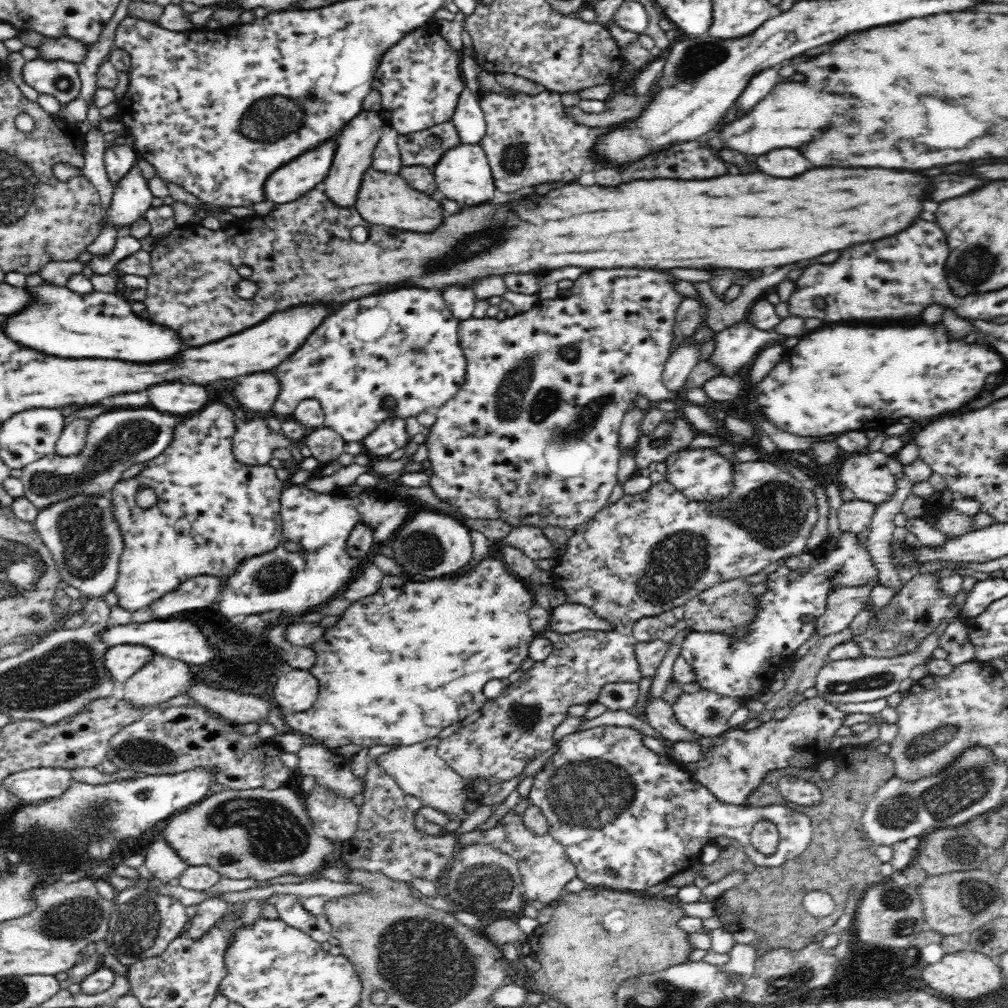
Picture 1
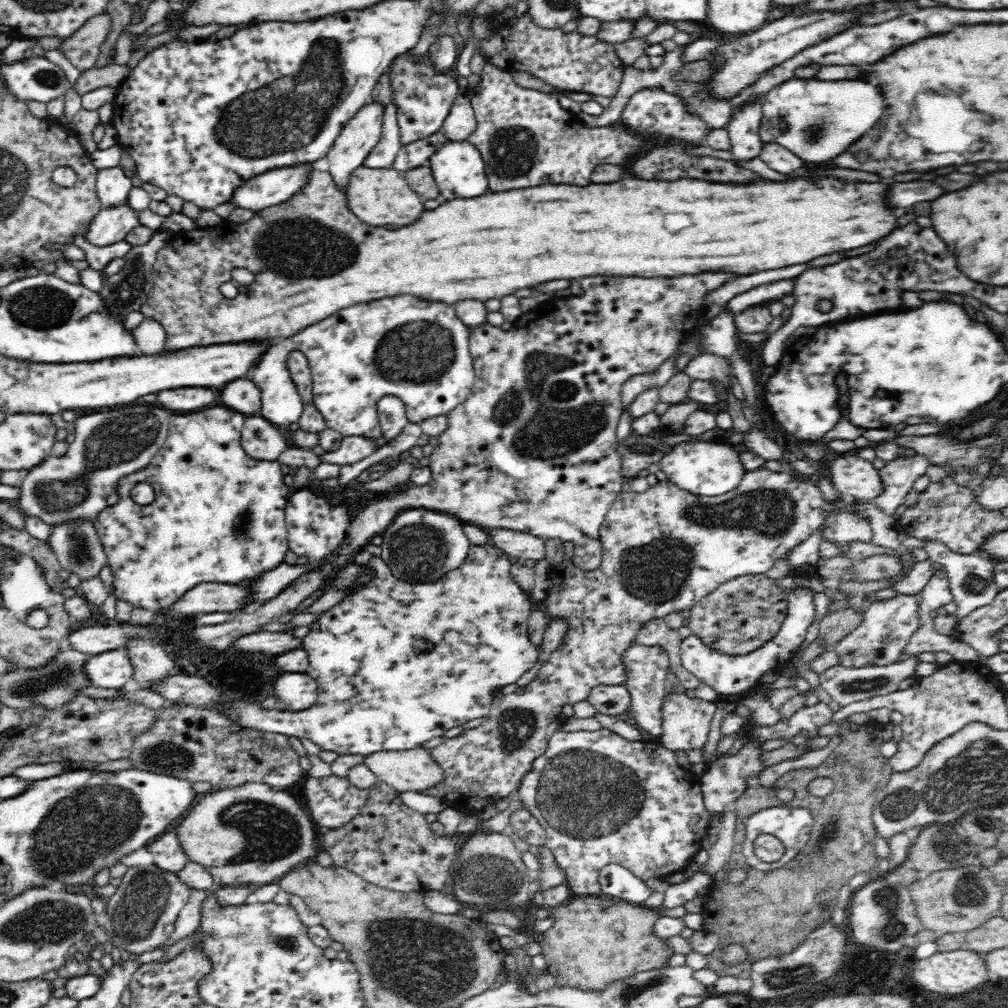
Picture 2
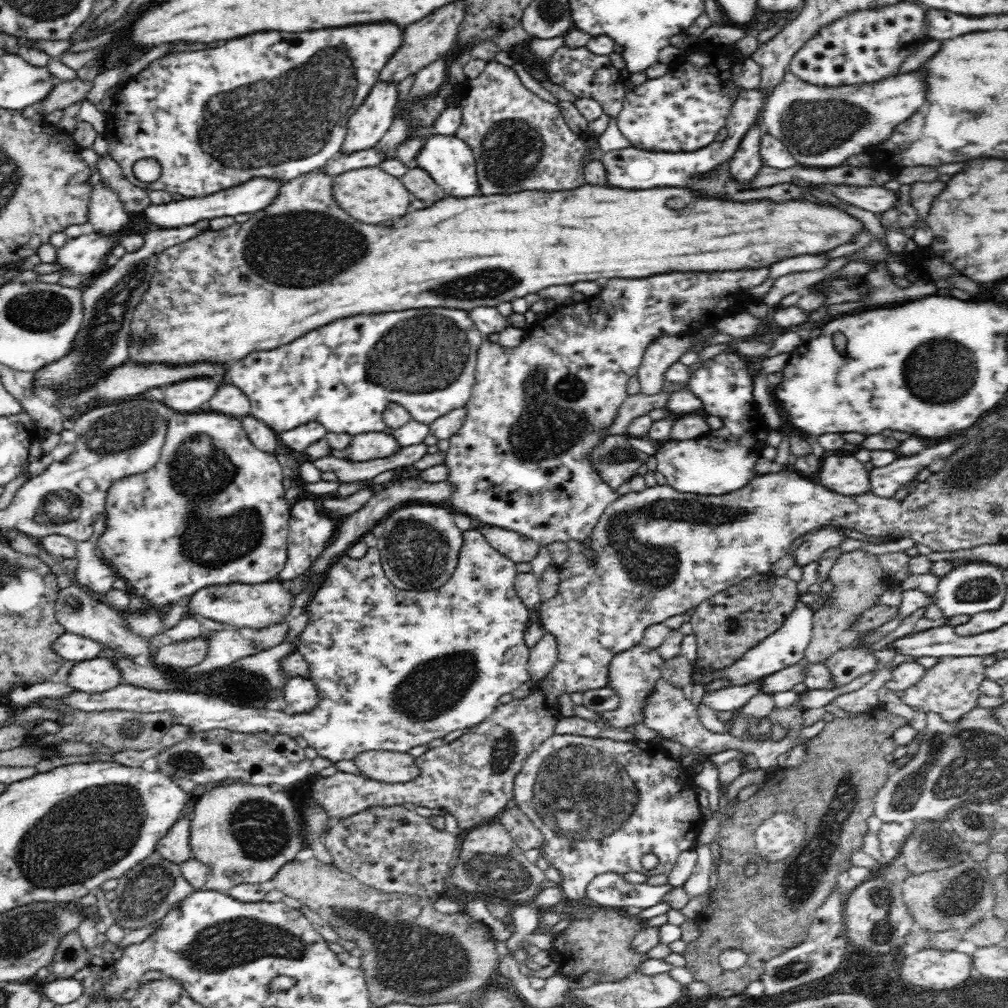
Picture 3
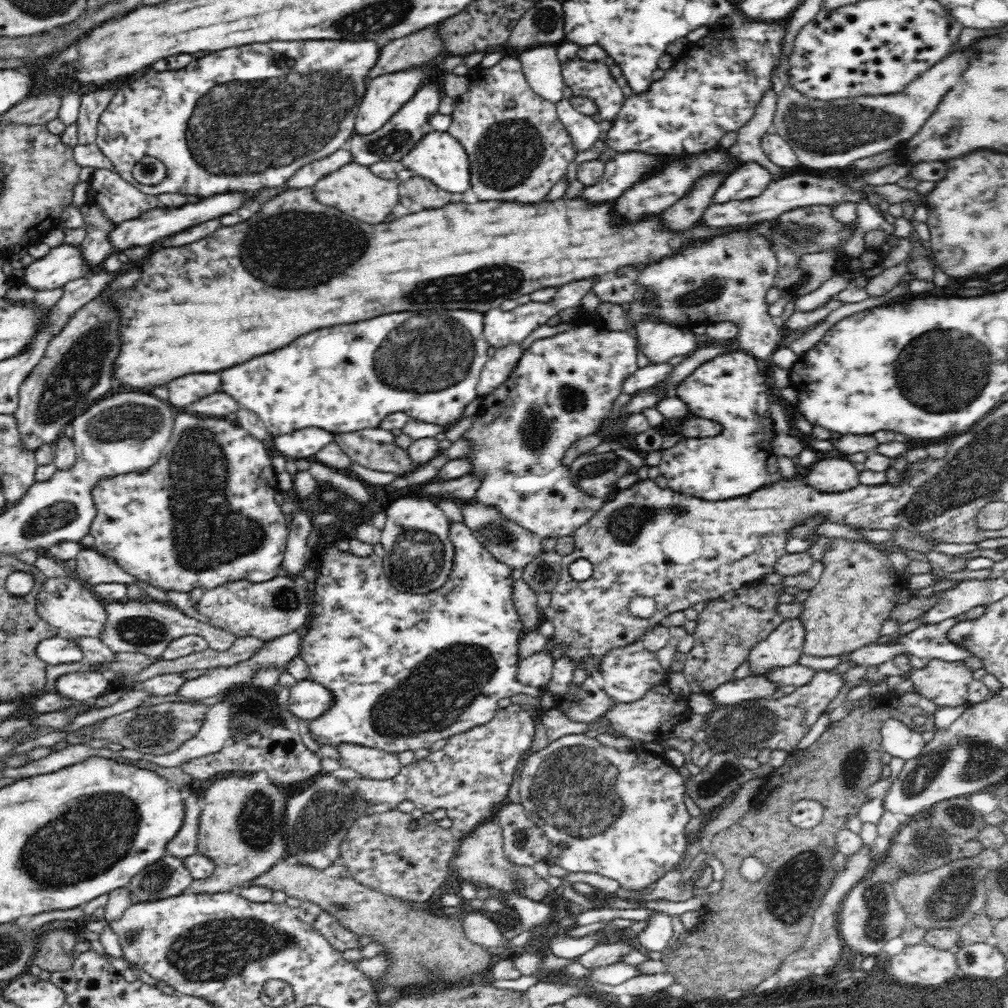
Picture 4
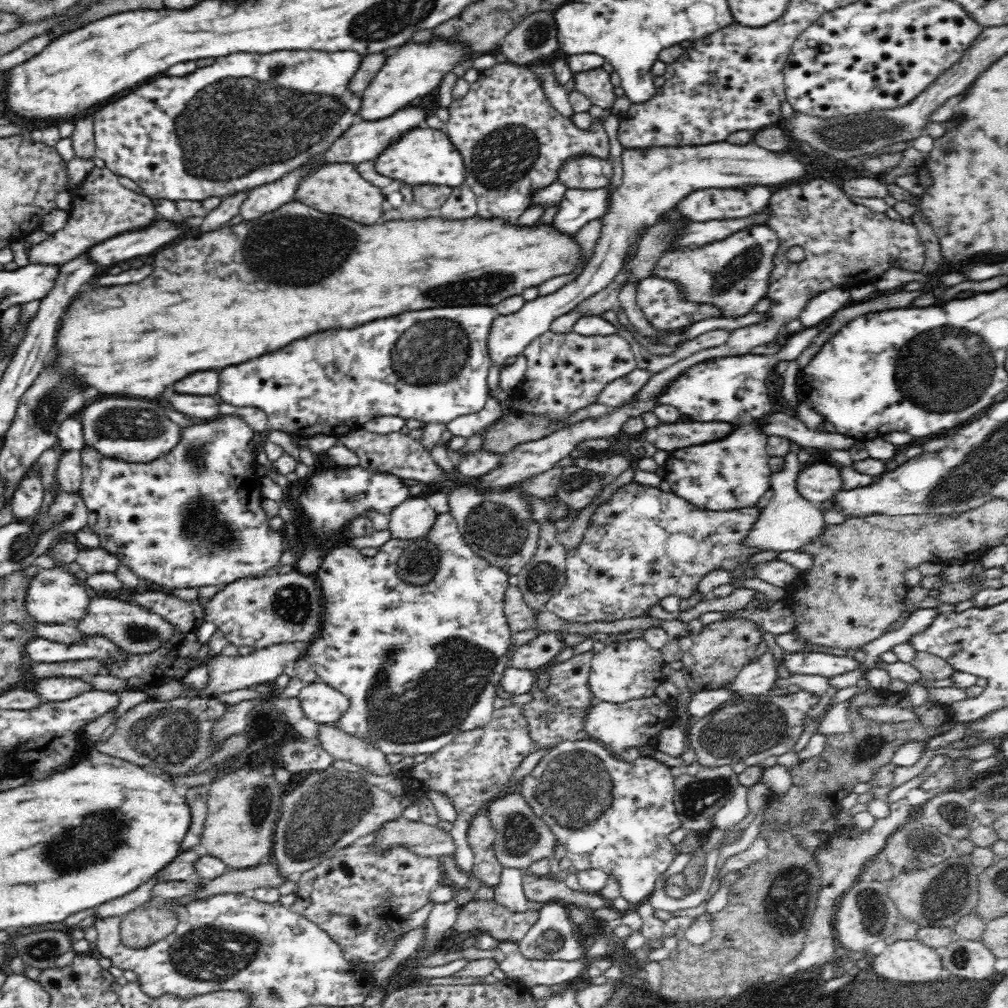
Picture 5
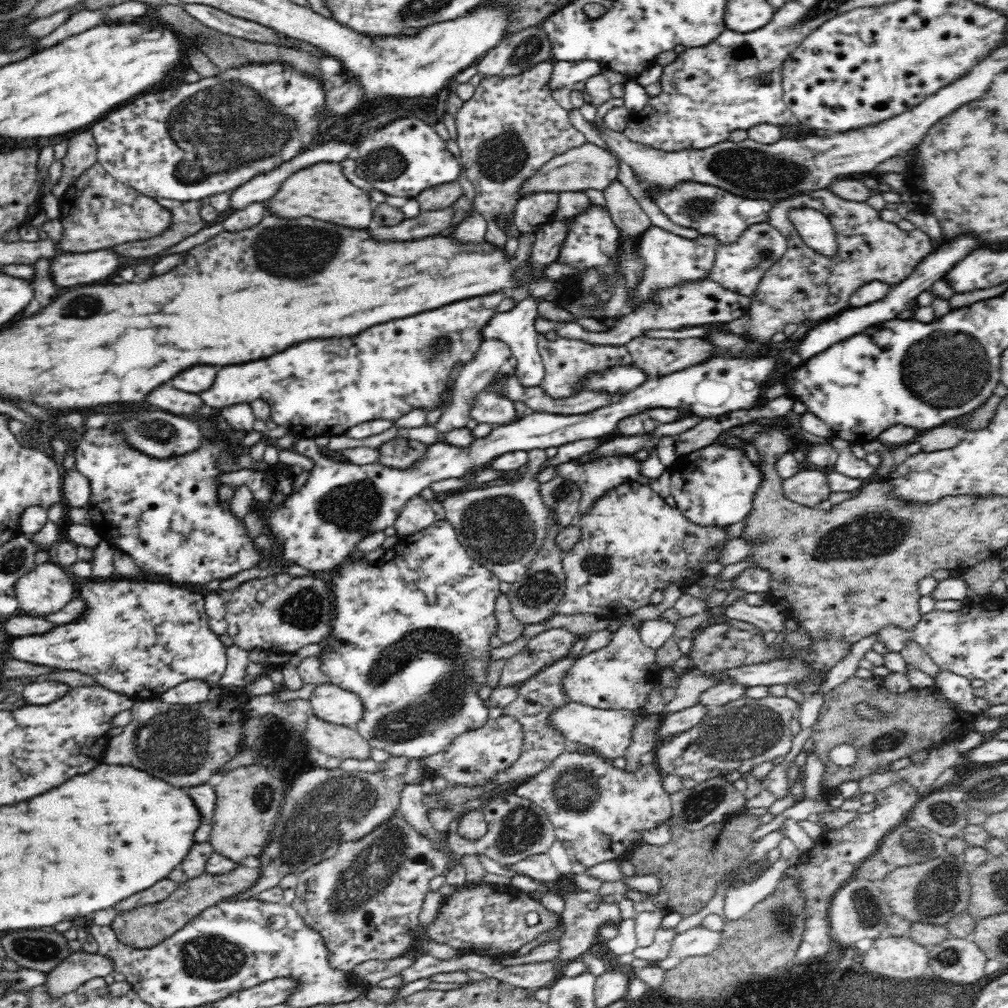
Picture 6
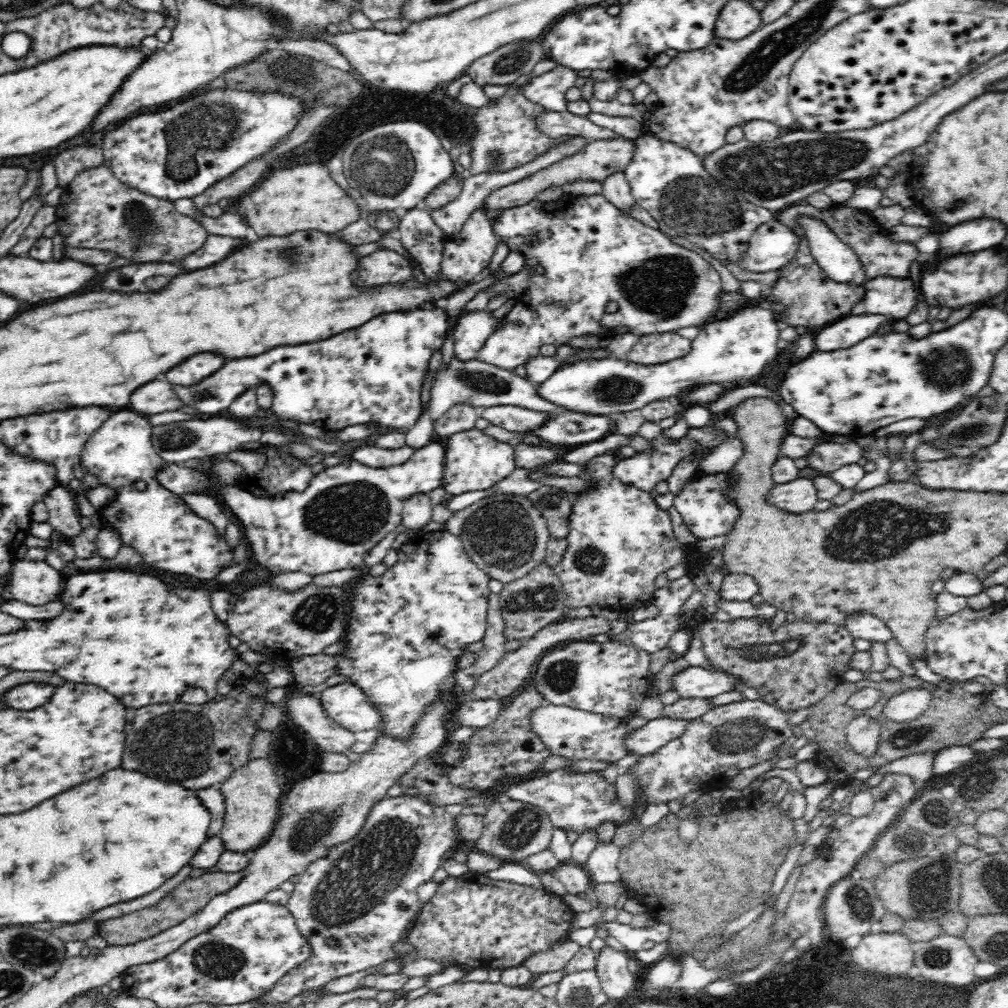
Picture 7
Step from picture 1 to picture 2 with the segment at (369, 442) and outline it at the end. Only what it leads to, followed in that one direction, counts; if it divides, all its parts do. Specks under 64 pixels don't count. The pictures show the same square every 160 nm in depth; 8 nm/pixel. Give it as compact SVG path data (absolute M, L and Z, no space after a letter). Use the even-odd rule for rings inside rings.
M382 396L376 405L376 414L384 438L392 440L409 423L406 406L397 396Z

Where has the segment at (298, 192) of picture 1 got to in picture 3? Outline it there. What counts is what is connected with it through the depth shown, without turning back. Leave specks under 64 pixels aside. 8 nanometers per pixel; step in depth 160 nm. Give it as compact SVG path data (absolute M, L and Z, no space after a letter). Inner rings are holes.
M253 178L244 184L214 192L206 196L188 197L180 201L172 201L168 204L151 204L136 220L131 223L143 226L144 230L150 230L151 226L156 229L173 229L181 226L190 226L201 220L212 220L222 216L238 216L238 214L251 214L264 210L274 202L278 188L282 182L270 179Z

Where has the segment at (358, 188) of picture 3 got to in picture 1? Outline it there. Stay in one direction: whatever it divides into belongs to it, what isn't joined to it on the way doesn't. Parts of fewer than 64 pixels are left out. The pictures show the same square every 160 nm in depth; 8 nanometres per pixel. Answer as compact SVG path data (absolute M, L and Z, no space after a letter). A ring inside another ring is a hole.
M372 167L362 174L360 192L354 204L356 204L356 212L362 214L361 217L370 224L414 230L414 232L432 232L434 228L438 228L438 224L442 224L444 218L442 208L434 198L410 188L400 176L378 172Z

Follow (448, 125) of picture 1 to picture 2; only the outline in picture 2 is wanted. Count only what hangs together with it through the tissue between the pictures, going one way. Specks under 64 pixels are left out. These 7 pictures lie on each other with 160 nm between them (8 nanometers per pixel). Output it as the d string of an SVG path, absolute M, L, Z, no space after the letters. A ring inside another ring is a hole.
M440 130L428 138L403 146L392 162L391 168L398 172L406 172L406 170L427 166L432 152L446 141L446 135Z

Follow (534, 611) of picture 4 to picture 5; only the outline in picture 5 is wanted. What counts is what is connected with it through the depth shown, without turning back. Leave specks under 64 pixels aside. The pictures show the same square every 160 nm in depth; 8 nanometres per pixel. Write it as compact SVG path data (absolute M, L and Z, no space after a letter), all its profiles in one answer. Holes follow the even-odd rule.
M509 585L504 594L504 617L512 634L536 629L537 613L526 605L517 586Z

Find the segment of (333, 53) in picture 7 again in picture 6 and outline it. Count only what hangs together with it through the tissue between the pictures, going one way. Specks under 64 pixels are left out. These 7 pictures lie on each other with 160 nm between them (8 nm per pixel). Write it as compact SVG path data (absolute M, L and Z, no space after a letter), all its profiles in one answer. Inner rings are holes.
M203 4L181 5L190 16L197 18L206 26L218 32L252 42L256 41L259 43L273 44L279 47L292 47L292 49L298 49L298 51L308 53L318 58L318 60L326 57L323 53L324 50L320 47L314 46L306 41L290 38L282 33L278 34L278 32L270 30L267 26L259 25L257 22L238 18L227 12Z

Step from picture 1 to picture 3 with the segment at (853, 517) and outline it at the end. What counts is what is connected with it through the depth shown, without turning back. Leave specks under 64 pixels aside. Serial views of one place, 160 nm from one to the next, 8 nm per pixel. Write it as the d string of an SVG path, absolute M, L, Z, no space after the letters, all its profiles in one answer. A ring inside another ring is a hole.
M830 527L820 528L809 535L808 539L802 543L802 546L793 553L794 565L804 568L810 563L820 560L824 551L829 548L840 547L842 540L846 538L846 534L837 531L836 528Z

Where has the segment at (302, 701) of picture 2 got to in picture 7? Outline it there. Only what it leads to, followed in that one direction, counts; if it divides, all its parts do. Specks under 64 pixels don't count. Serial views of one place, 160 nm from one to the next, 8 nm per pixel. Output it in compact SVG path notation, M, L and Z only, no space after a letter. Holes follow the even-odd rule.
M339 683L321 693L325 713L340 726L355 732L378 729L381 713L358 685Z

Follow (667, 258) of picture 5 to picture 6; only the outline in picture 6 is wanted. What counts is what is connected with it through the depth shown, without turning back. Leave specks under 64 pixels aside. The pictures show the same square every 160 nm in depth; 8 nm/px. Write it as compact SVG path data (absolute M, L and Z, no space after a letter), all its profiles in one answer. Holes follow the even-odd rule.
M769 222L753 224L741 234L736 243L717 247L710 280L724 288L752 297L766 272L784 256L787 248L787 238Z

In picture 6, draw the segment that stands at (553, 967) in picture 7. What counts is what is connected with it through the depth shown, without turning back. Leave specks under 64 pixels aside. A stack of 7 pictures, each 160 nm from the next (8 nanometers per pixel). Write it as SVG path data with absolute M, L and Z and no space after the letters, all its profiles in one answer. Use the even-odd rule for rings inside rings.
M568 890L561 893L564 899L564 910L560 912L560 917L565 928L565 933L558 941L558 954L556 958L549 959L556 964L565 965L574 961L580 954L588 951L598 940L597 930L603 923L610 920L621 920L618 901L614 903L606 903L600 901L600 896L596 893L582 891L582 890ZM598 901L599 905L594 910L589 910L586 907L588 902Z

